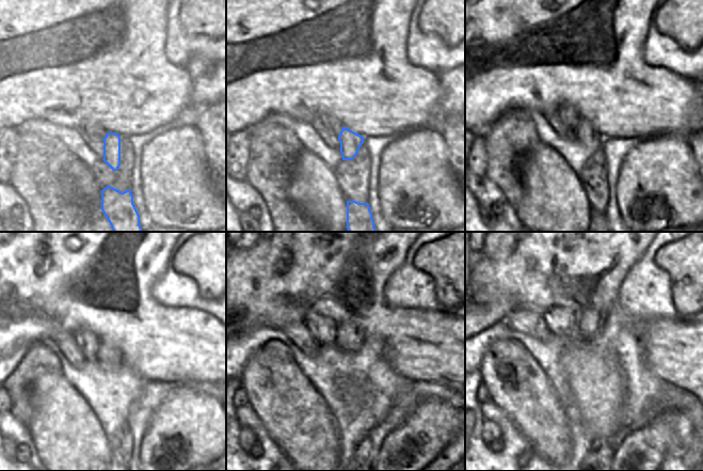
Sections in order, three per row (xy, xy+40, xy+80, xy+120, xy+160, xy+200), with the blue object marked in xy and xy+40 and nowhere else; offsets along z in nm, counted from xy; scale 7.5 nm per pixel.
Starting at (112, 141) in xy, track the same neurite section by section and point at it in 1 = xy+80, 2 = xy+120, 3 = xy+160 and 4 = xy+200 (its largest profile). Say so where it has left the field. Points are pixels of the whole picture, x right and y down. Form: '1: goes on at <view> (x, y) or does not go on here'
1: goes on at xy+80 (586, 134)
2: goes on at xy+120 (109, 359)
3: goes on at xy+160 (350, 336)
4: goes on at xy+200 (590, 323)

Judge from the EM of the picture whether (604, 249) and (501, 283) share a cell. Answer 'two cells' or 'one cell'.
one cell

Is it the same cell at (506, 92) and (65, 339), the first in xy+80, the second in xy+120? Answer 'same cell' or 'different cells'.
different cells

